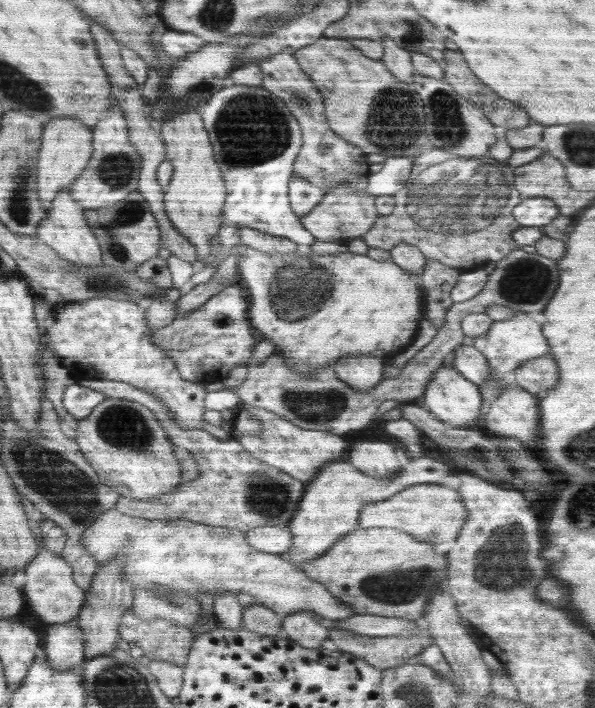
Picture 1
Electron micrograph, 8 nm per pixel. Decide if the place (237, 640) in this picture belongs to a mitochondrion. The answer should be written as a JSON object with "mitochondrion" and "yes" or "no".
{"mitochondrion":"no"}

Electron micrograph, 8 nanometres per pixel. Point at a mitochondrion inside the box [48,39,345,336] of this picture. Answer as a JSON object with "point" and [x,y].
{"point":[251,128]}

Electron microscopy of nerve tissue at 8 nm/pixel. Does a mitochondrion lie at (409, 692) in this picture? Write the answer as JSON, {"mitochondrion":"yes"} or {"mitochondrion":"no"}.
{"mitochondrion":"yes"}

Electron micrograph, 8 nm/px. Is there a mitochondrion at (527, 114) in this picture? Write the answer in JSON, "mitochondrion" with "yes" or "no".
{"mitochondrion":"no"}

